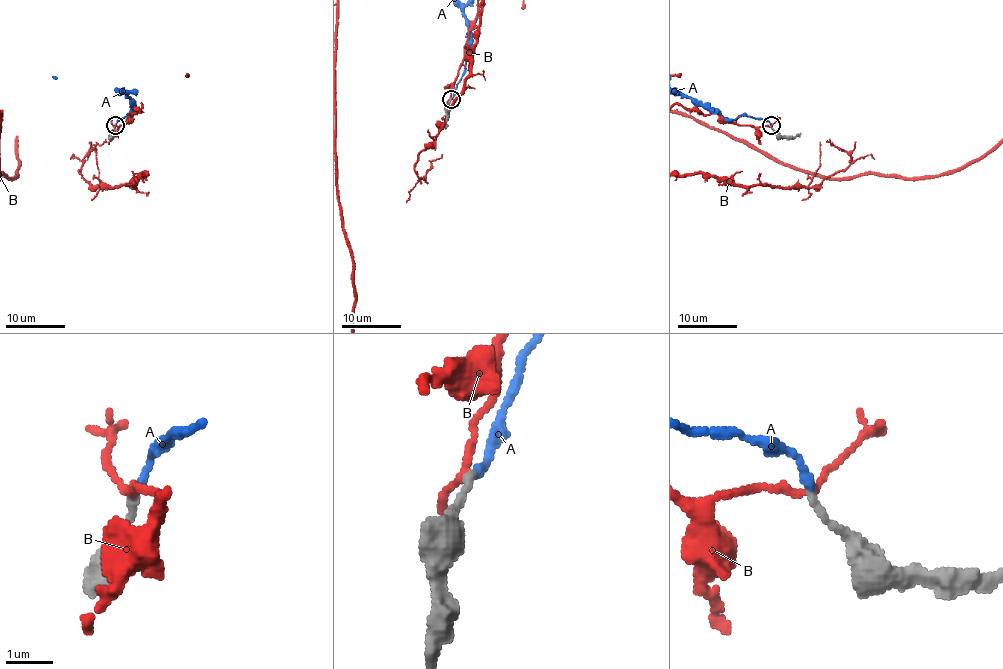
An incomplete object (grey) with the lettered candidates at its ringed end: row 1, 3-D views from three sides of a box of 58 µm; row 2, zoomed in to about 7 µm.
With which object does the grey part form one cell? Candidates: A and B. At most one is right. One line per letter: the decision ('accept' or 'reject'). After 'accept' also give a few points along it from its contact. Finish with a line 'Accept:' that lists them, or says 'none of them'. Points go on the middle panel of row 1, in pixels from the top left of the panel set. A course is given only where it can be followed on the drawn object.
A: accept
B: reject
Accept: A

